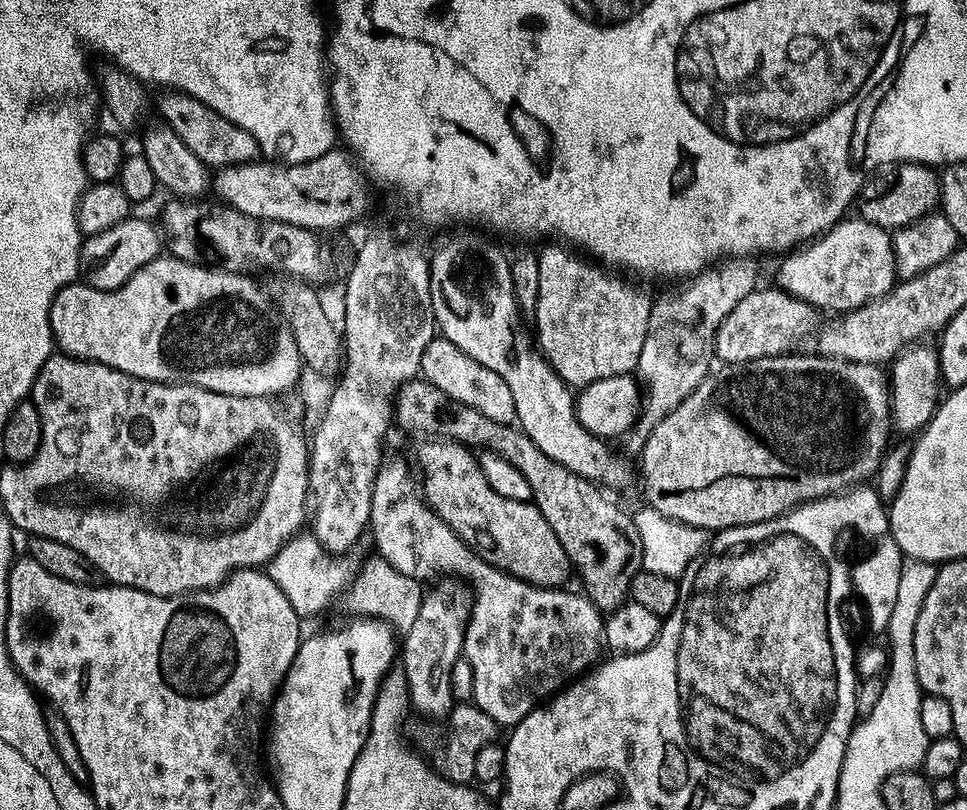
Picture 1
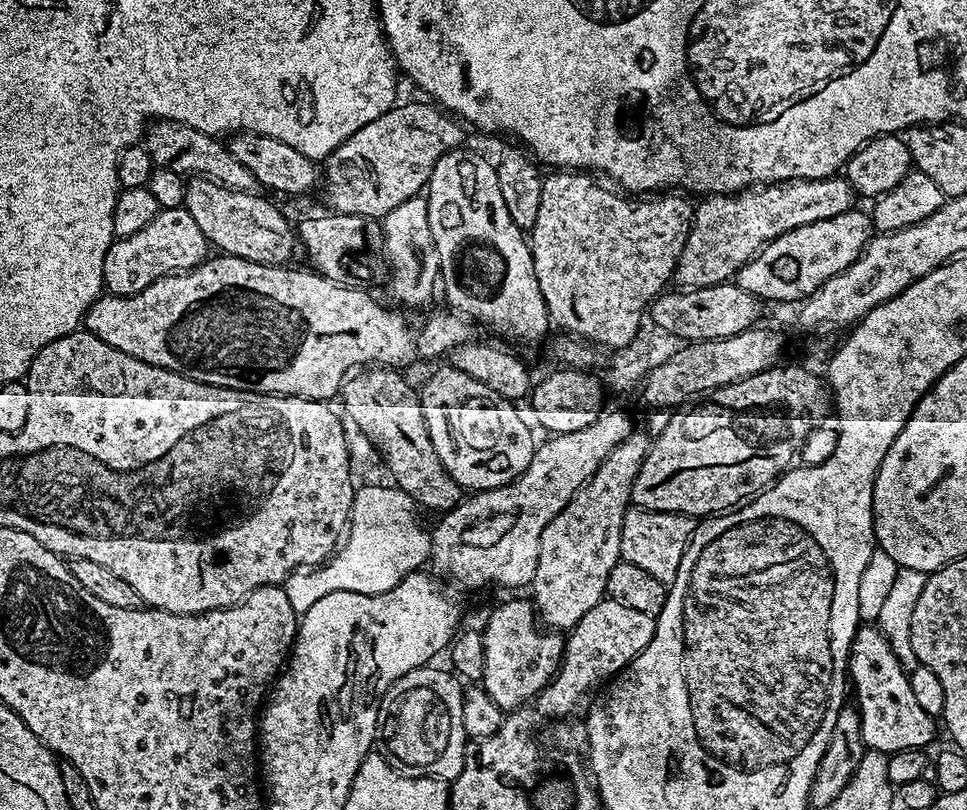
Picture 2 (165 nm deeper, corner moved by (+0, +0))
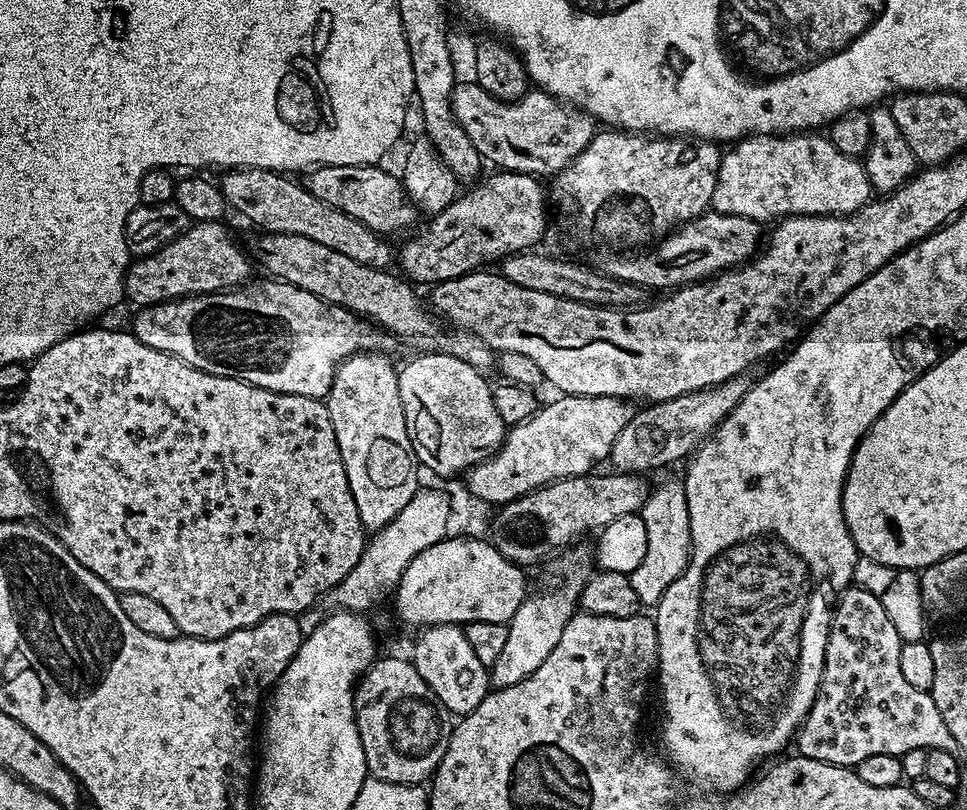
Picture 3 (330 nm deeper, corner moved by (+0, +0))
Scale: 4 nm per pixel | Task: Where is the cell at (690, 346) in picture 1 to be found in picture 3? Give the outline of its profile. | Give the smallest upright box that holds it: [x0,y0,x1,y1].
[711,131,874,222]

